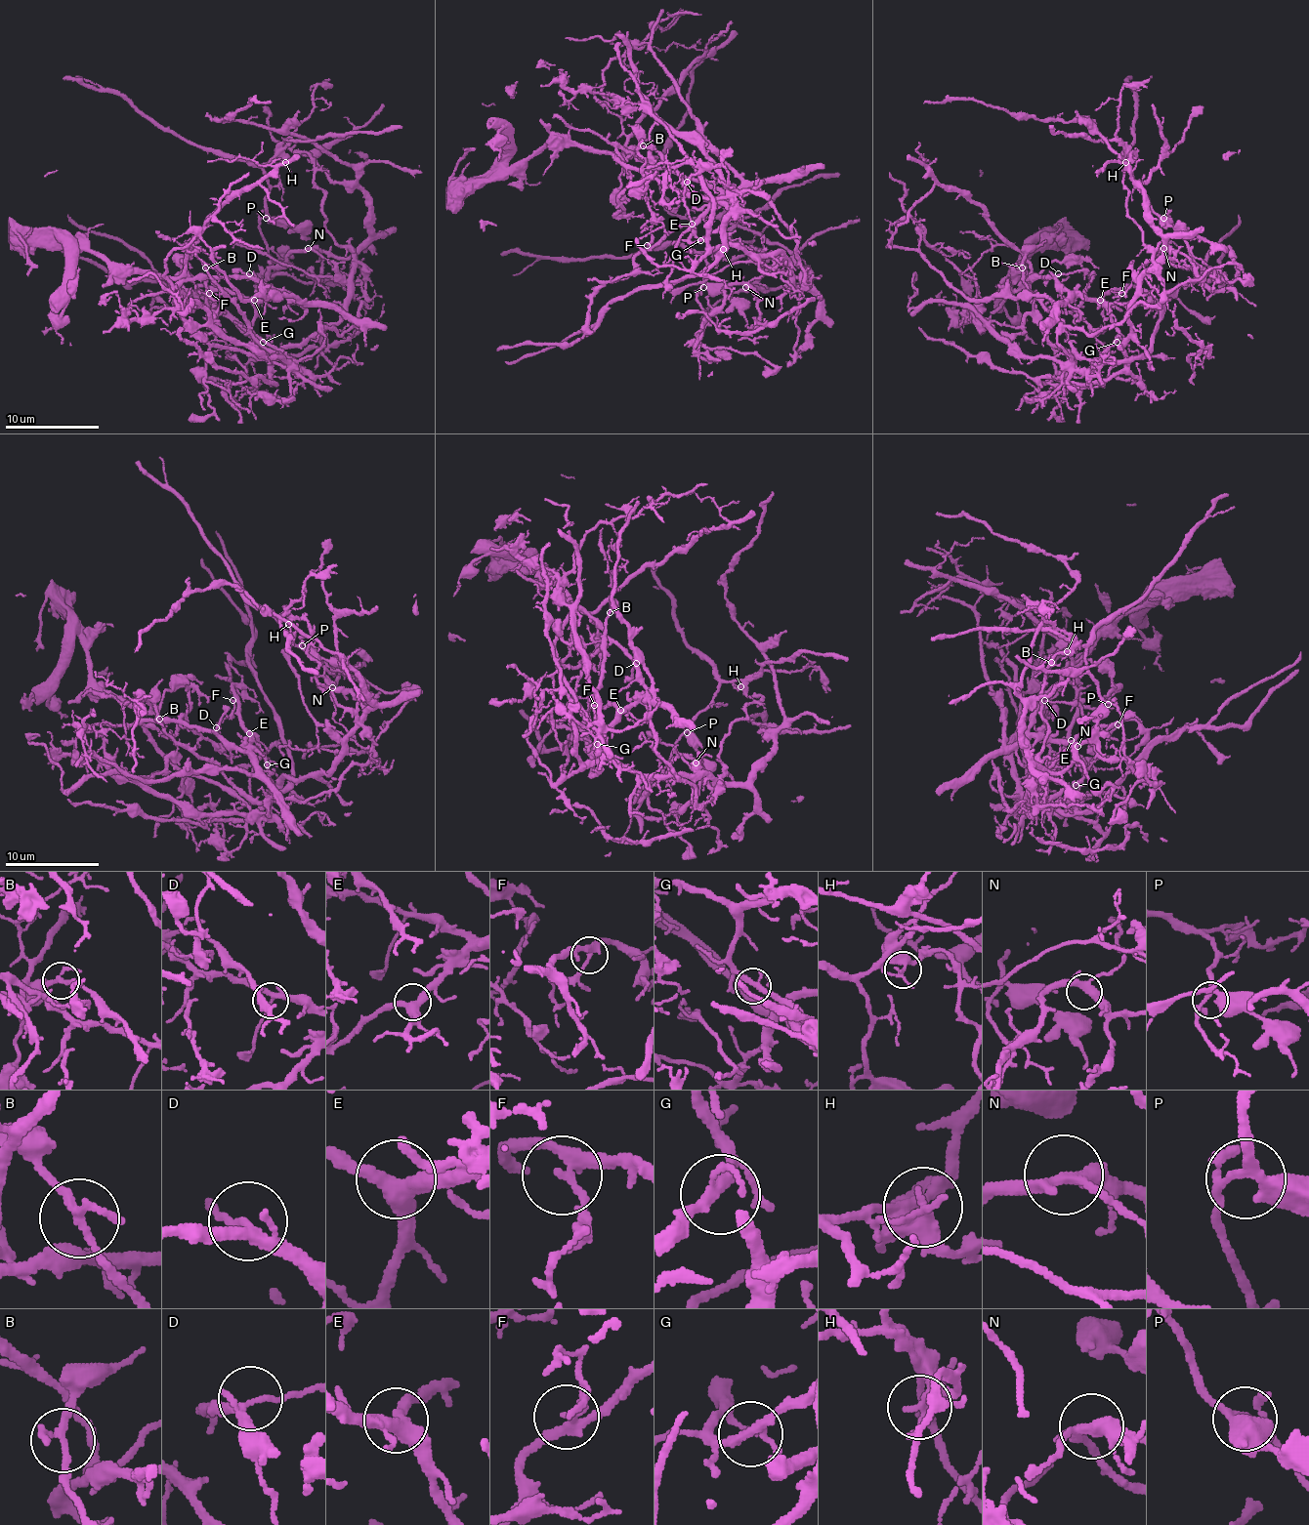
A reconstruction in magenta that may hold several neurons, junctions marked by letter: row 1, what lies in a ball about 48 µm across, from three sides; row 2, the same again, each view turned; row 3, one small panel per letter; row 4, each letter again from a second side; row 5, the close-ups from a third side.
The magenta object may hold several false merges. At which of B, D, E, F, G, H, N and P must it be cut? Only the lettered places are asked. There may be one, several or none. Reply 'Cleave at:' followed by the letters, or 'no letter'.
Cleave at: B, H

